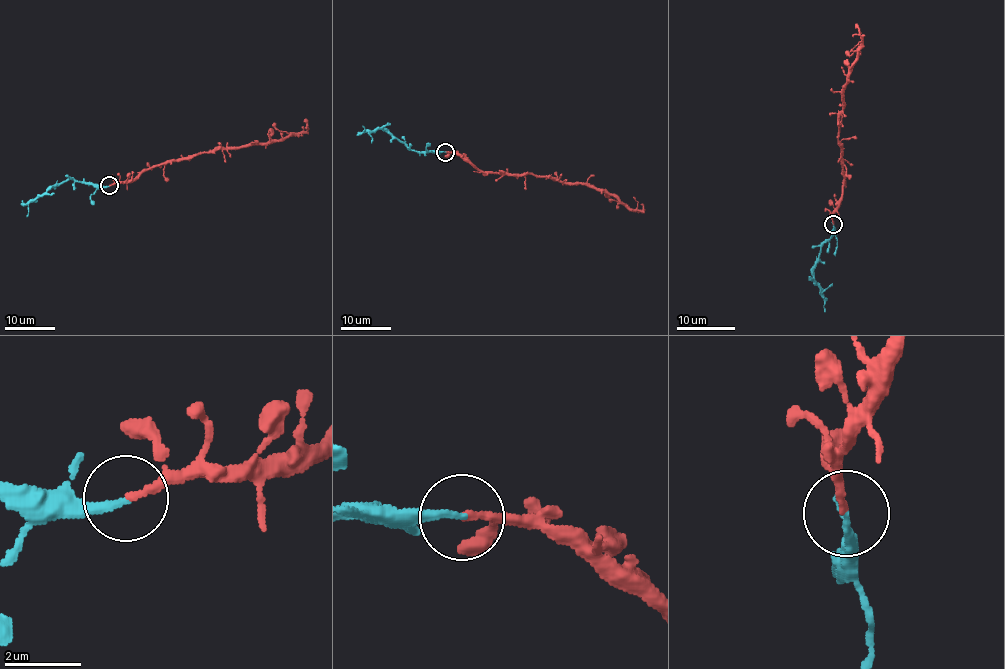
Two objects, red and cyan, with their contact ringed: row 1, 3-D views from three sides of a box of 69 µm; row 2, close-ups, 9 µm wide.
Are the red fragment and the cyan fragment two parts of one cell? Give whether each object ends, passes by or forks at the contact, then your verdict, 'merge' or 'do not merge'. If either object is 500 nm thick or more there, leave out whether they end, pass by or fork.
red ends there; cyan ends there; merge

